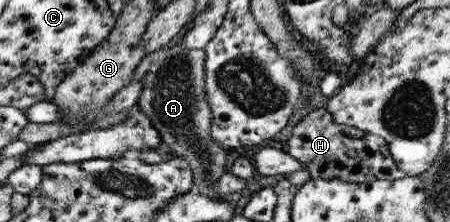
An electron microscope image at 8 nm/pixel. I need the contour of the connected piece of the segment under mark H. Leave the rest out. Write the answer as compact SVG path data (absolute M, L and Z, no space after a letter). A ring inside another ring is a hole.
M324 108L308 112L291 129L286 153L301 165L309 167L313 177L339 177L347 183L365 183L375 179L393 181L406 176L395 165L384 139L361 129L336 123Z

